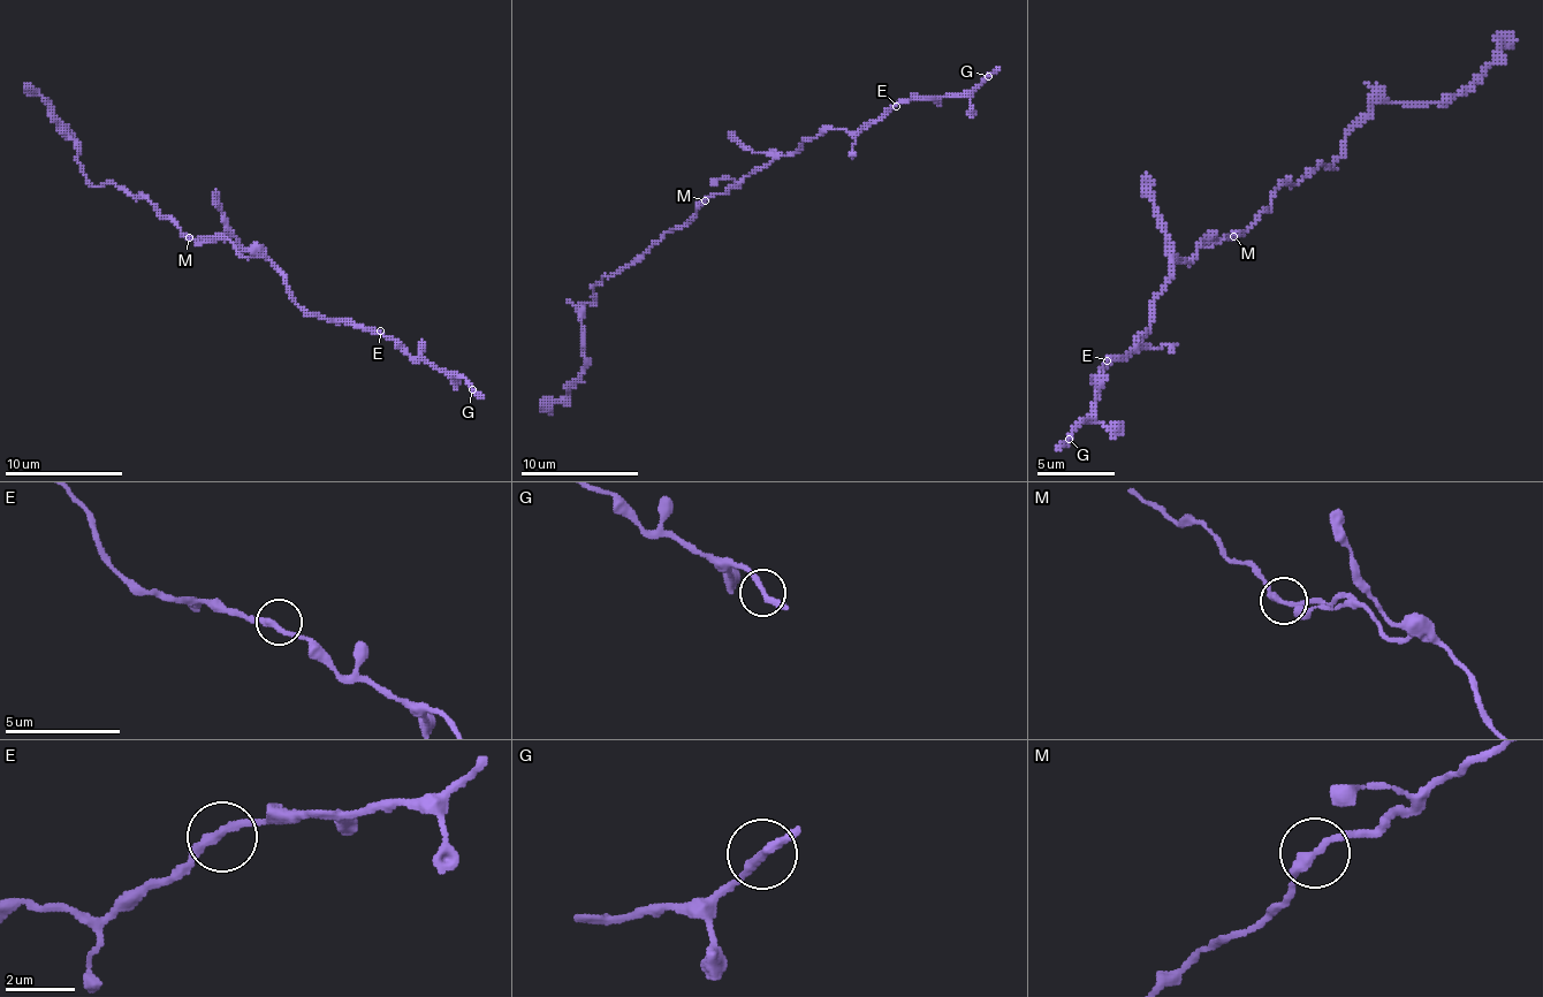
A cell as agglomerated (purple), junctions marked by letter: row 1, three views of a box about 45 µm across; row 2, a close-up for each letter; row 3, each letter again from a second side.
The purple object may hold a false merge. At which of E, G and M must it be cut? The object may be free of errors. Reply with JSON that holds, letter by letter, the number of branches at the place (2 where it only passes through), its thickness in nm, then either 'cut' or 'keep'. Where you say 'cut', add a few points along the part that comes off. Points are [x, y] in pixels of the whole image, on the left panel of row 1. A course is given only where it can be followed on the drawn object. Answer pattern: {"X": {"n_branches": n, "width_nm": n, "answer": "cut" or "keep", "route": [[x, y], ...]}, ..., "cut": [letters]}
{"E": {"n_branches": 2, "width_nm": 260, "answer": "keep"}, "G": {"n_branches": 2, "width_nm": 240, "answer": "keep"}, "M": {"n_branches": 2, "width_nm": 240, "answer": "keep"}, "cut": []}

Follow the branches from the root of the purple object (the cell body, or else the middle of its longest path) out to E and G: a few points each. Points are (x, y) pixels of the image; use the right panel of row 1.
E: (1221, 240), (1209, 235), (1190, 263), (1173, 266), (1154, 302), (1154, 321), (1139, 336), (1142, 344), (1107, 360)
G: (1221, 240), (1209, 235), (1173, 266), (1142, 344), (1100, 372), (1095, 406), (1069, 439)

